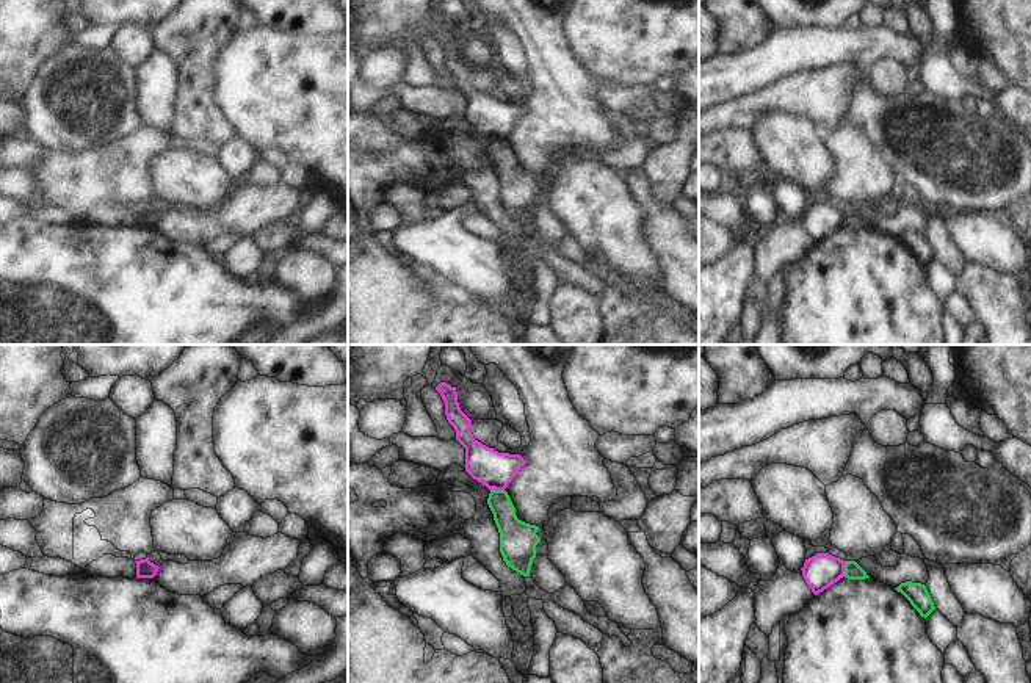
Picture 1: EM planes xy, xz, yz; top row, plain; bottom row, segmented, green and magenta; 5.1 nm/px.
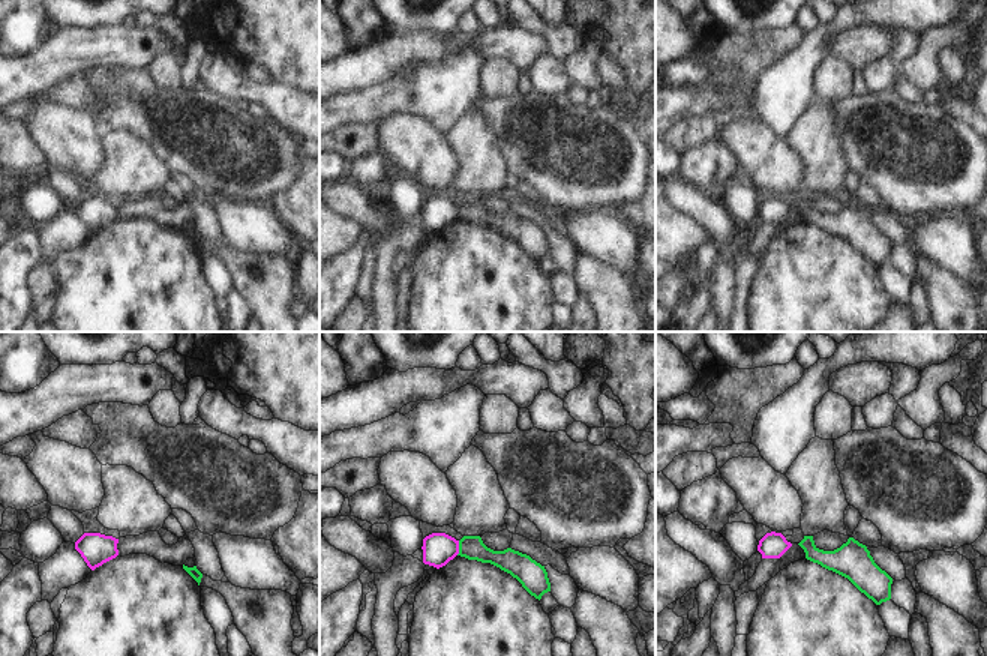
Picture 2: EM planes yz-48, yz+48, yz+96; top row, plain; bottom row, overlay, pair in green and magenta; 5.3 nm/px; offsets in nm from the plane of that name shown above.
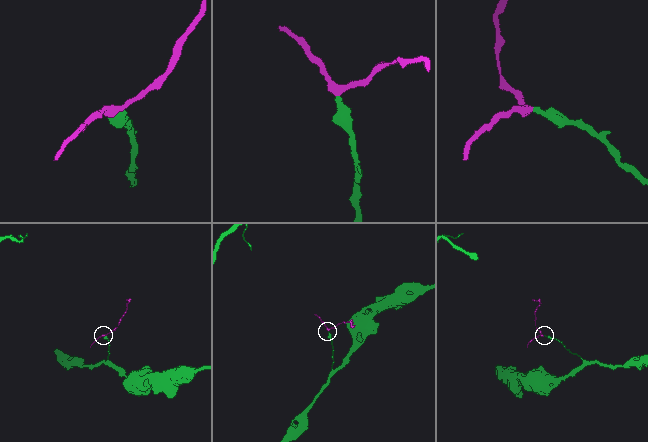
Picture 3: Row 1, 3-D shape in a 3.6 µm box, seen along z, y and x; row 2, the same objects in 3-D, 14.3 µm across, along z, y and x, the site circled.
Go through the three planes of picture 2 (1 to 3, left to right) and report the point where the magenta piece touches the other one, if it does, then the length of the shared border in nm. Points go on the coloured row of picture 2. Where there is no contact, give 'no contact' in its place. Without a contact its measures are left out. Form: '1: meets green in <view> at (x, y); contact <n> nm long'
1: no contact
2: meets green in yz+48 at (459, 548); contact 80 nm long
3: no contact

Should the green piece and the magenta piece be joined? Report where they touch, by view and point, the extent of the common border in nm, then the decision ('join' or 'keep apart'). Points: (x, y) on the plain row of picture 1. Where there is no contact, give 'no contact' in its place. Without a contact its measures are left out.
meets green in yz at (845, 218); contact 80 nm long; keep apart

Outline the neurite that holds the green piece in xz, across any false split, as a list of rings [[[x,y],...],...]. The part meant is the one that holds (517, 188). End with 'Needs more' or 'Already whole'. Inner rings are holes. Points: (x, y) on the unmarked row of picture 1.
[[[490,138],[487,154],[494,163],[495,174],[500,182],[500,202],[508,216],[523,226],[530,226],[533,208],[536,207],[536,194],[541,186],[536,183],[539,175],[525,172],[517,168],[516,157],[506,139]]]. Already whole.

